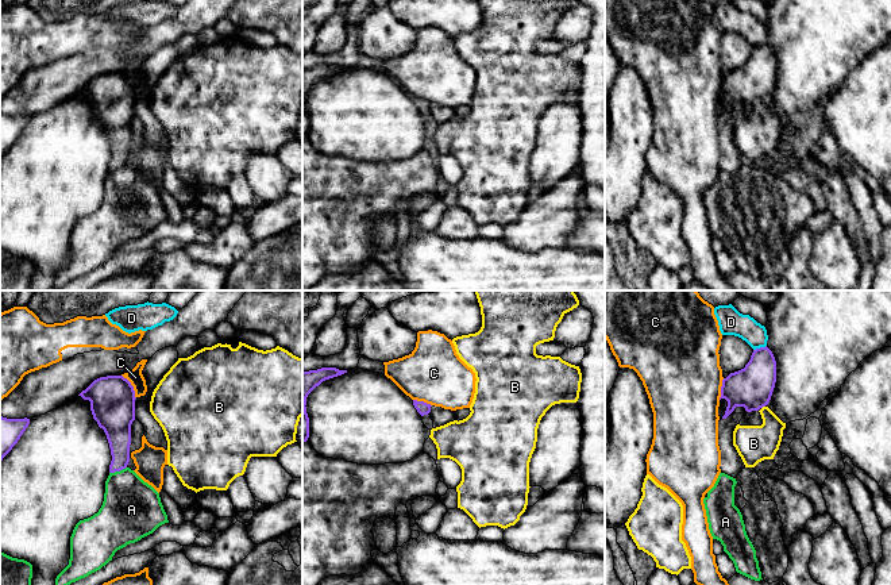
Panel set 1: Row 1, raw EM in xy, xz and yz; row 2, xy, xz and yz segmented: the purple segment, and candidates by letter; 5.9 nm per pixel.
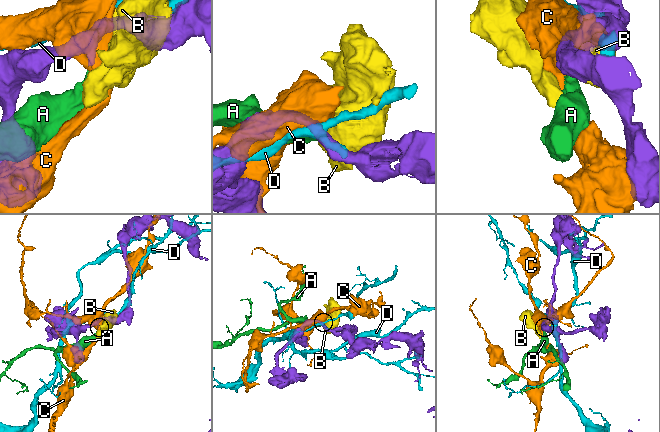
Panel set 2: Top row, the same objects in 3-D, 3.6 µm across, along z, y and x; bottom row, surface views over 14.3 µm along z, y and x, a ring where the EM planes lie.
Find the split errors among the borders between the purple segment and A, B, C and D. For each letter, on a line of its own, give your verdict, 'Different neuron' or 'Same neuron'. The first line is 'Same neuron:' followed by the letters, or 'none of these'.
Same neuron: none of these
A: Different neuron
B: Different neuron
C: Different neuron
D: Different neuron

